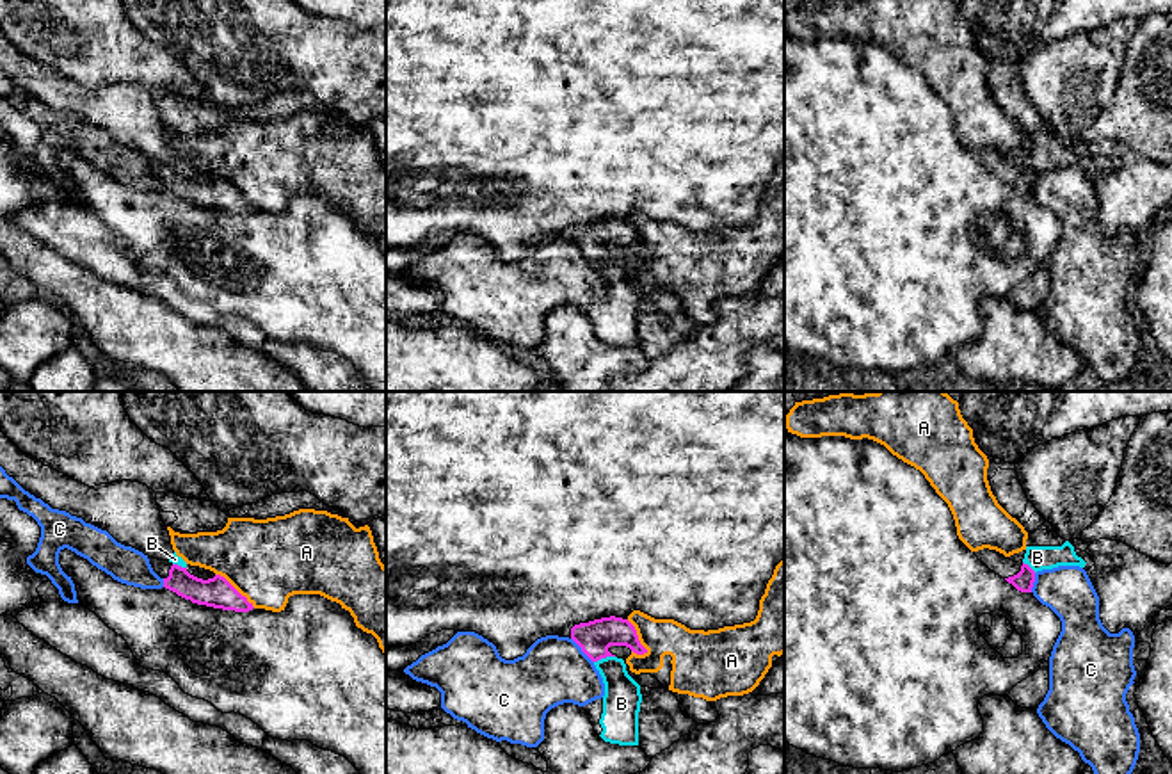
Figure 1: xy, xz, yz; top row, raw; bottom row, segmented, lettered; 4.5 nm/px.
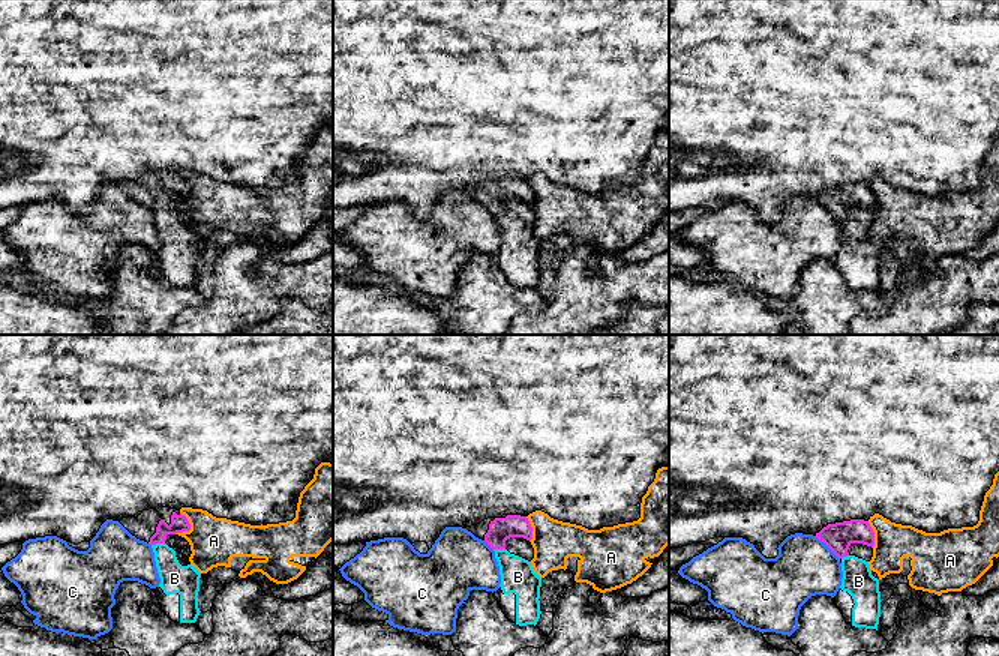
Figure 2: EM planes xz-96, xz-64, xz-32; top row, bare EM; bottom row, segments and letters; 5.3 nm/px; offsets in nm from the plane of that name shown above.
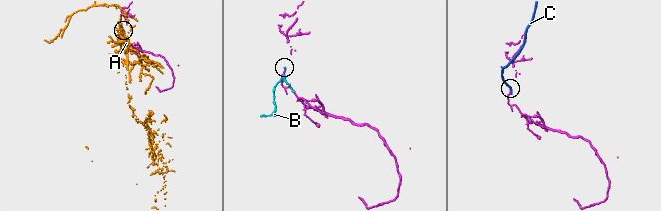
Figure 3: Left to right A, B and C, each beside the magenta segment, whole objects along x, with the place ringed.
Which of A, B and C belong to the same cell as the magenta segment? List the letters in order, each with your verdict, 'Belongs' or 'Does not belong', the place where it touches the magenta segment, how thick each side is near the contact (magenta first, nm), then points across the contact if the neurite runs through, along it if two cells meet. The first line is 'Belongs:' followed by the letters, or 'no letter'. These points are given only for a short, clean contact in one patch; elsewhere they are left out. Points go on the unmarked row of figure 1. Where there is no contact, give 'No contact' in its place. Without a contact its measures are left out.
Belongs: no letter
A: Does not belong. Touches magenta at xz (637, 239). Thickness 160 nm (magenta) against 190 nm
B: Does not belong. Touches magenta at xz (603, 258). Thickness 160 nm (magenta) against 180 nm
C: Does not belong. Touches magenta at xz (582, 251). Thickness 160 nm (magenta) against 300 nm. Boundary: xz (571, 239), (593, 264)

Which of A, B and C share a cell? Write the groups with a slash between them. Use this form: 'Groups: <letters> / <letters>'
Groups: A C / B

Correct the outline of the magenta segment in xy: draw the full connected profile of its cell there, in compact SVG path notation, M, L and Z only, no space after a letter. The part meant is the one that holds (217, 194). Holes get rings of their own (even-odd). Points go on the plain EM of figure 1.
M148 158L153 173L164 181L164 189L197 206L222 212L249 214L253 205L247 203L224 178L203 181L169 162Z

